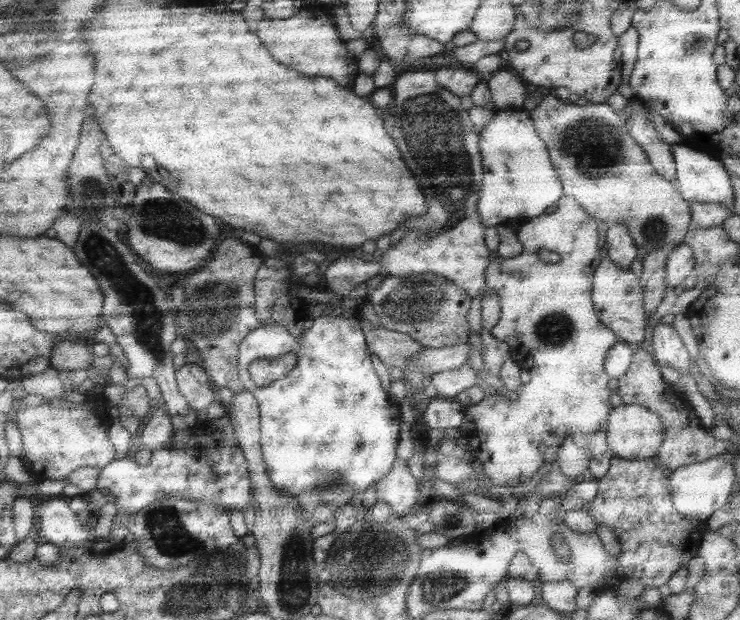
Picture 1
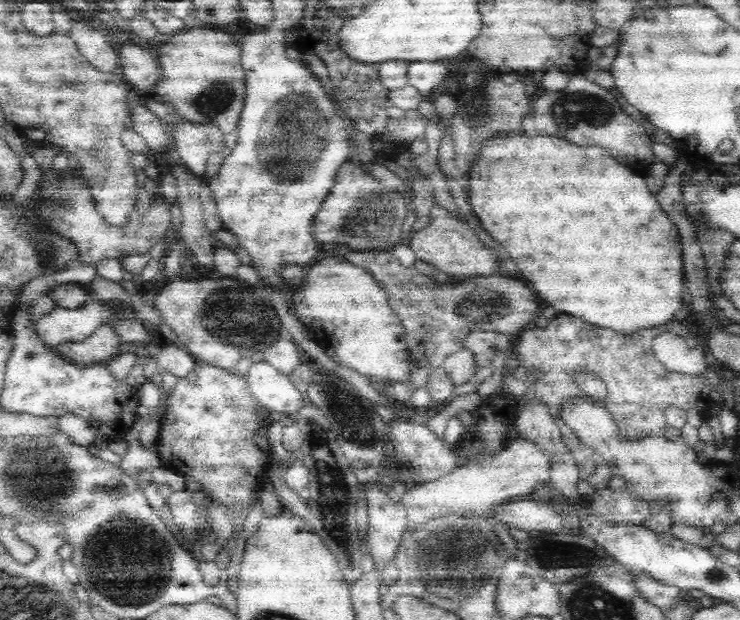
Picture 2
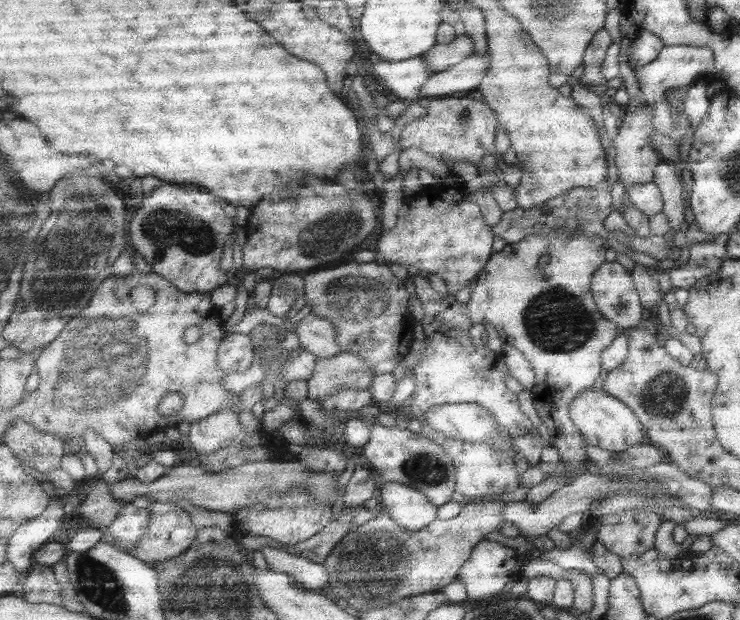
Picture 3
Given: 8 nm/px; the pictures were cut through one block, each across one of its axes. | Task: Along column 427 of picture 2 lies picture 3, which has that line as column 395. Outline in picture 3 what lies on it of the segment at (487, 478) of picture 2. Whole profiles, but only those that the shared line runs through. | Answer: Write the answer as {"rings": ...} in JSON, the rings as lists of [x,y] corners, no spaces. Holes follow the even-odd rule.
{"rings":[[[383,482],[379,486],[379,505],[403,530],[421,530],[435,519],[438,506],[429,502],[421,491],[399,482]]]}

